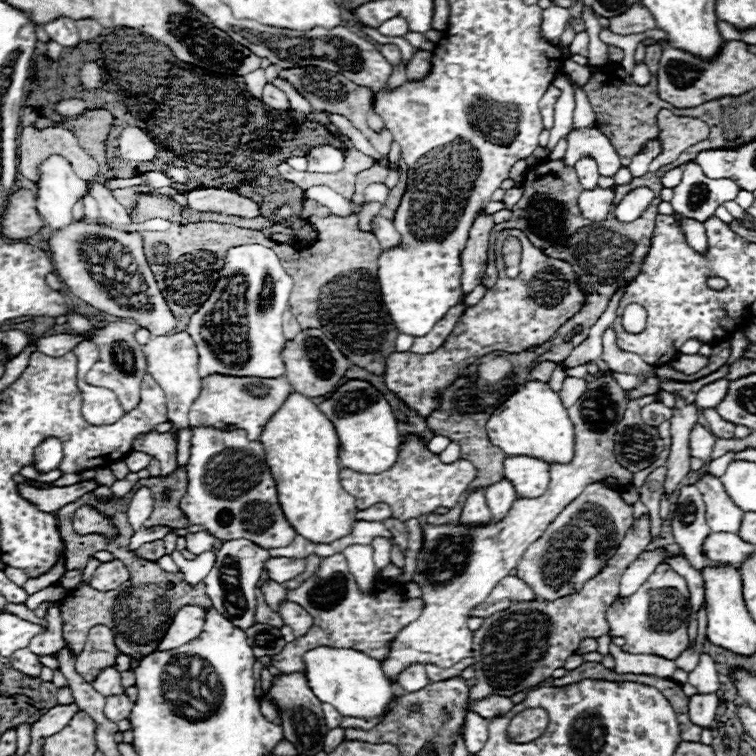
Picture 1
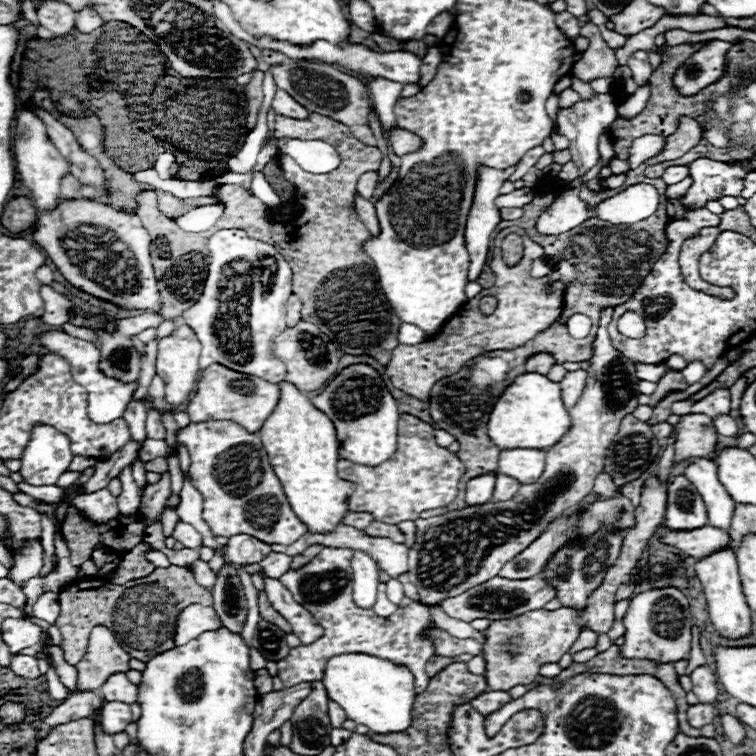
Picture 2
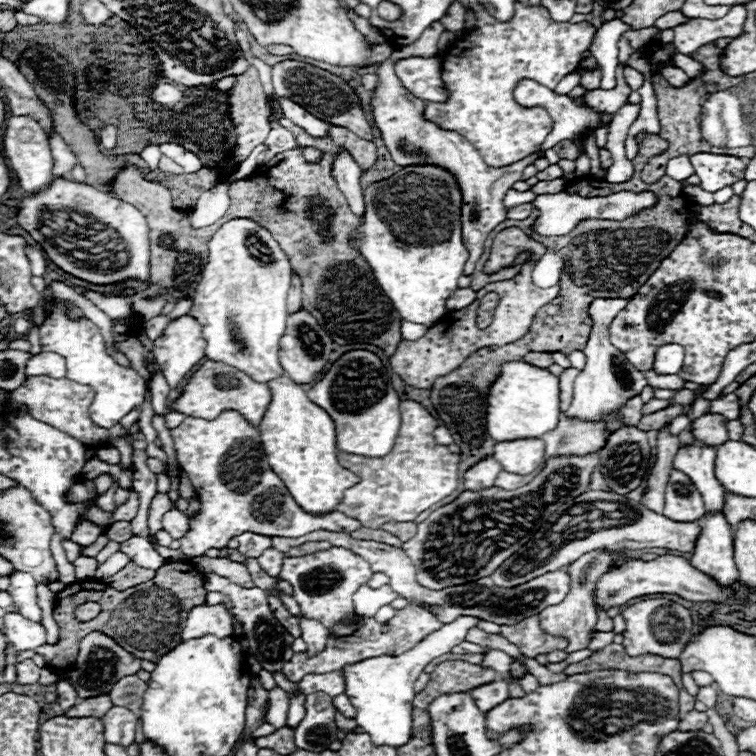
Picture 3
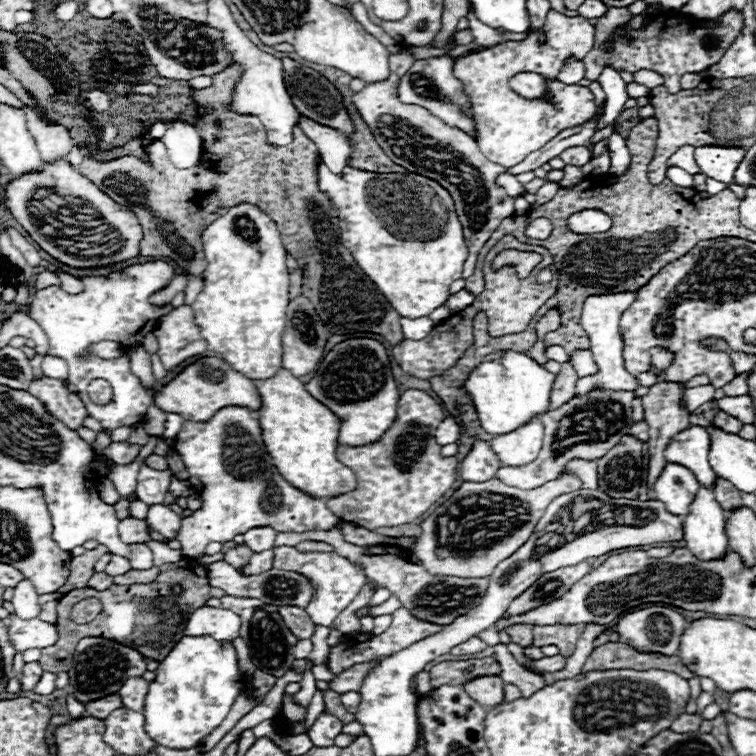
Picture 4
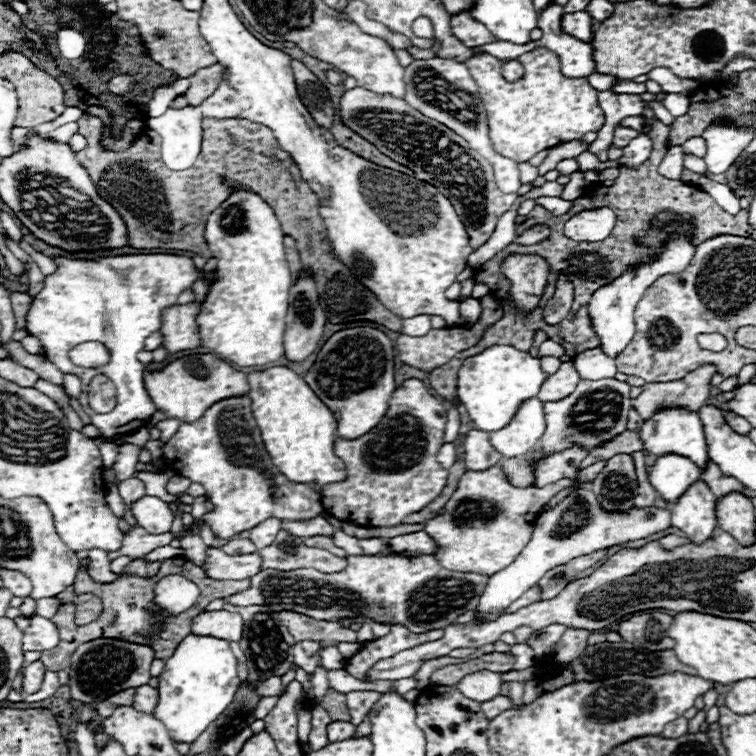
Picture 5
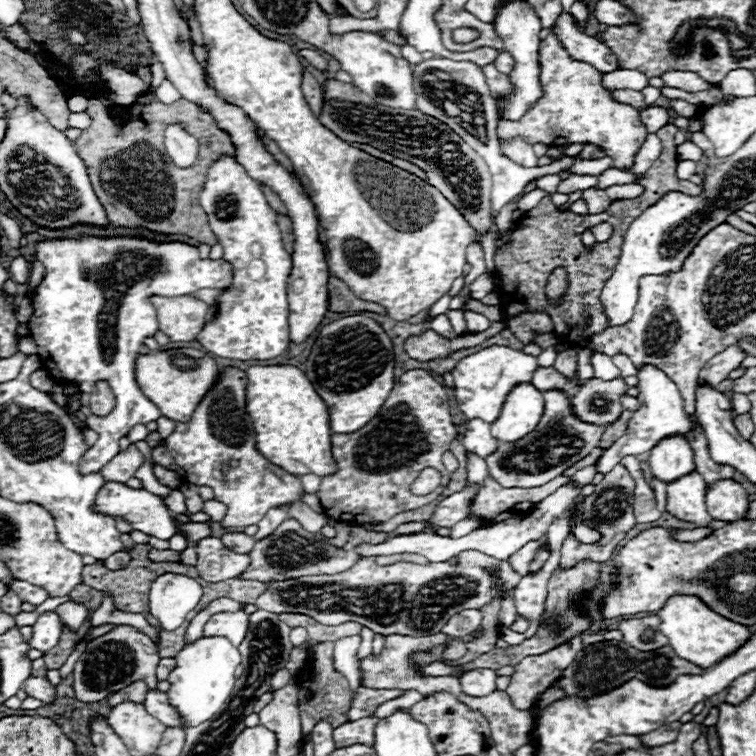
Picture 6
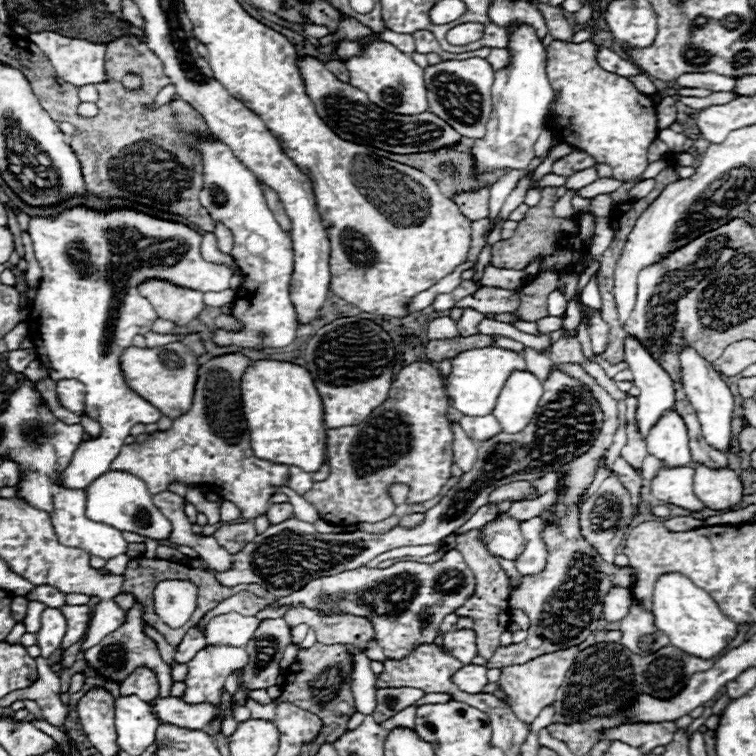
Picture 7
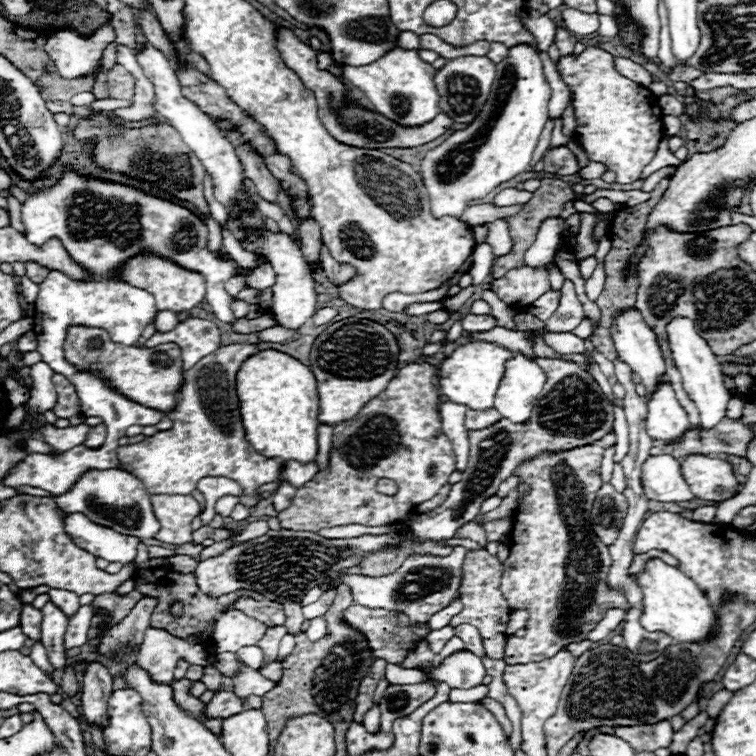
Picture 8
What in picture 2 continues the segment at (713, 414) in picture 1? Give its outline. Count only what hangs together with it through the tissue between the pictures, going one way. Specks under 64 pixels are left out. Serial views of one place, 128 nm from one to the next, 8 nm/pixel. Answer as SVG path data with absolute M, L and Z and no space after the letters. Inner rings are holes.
M728 414L714 418L714 426L716 426L716 432L720 436L734 436L736 430L738 430L738 424Z

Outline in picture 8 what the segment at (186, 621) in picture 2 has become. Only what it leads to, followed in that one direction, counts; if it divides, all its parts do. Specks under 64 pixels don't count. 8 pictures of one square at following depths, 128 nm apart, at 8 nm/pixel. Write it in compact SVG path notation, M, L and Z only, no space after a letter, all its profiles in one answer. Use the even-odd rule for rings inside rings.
M230 610L224 612L214 626L212 648L216 654L238 652L242 646L258 644L258 640L266 634L266 630L268 628L260 620L250 618L240 610Z

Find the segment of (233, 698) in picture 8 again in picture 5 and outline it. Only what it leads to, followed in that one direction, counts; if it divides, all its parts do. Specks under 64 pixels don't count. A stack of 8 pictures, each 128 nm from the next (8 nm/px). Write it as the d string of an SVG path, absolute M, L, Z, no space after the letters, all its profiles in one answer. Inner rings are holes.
M144 684L144 686L138 686L136 688L136 696L134 696L134 708L138 708L140 712L146 712L146 714L152 714L154 708L158 704L158 690Z

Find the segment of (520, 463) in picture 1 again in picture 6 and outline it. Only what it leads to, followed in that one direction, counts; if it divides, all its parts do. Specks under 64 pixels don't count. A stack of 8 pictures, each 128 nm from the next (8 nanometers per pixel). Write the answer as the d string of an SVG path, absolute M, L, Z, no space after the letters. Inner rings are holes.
M516 384L504 400L498 420L492 422L492 432L494 436L498 436L498 440L520 440L522 436L530 434L536 428L542 412L544 412L542 392L534 388L534 384Z

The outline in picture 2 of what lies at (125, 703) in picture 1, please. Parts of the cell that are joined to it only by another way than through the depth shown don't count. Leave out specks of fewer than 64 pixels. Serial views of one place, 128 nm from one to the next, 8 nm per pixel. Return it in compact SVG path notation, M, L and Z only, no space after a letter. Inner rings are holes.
M106 702L106 708L102 710L100 722L102 722L102 730L106 734L114 736L118 732L124 732L126 726L132 722L130 706L124 702Z

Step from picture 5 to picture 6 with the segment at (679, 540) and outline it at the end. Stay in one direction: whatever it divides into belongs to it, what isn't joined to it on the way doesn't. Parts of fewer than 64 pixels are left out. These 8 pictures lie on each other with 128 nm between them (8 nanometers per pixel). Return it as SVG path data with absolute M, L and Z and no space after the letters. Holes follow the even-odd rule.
M700 527L693 530L683 530L678 534L671 535L671 537L681 542L697 542L702 538L708 537L712 532L713 530L709 527Z

